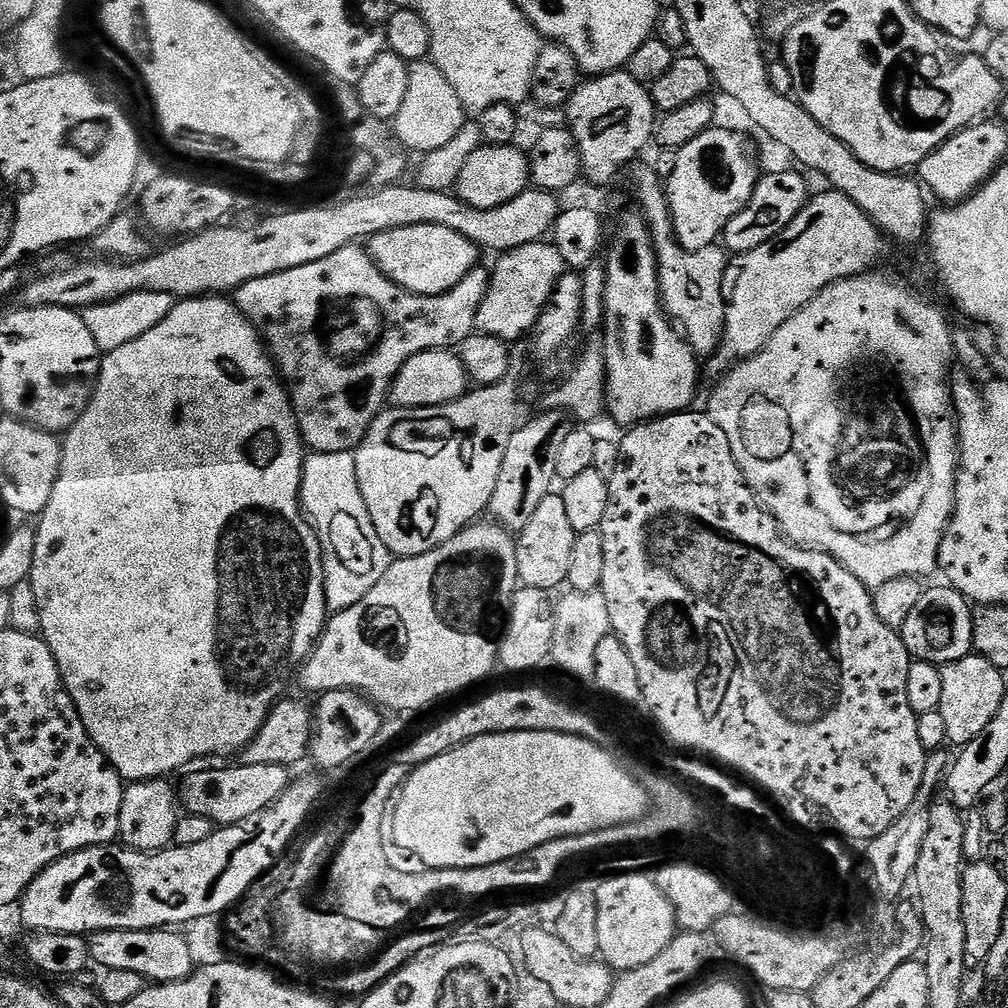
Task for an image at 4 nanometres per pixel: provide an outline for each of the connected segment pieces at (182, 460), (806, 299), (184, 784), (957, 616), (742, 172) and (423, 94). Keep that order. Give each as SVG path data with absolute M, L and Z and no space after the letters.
M205 294L205 295L203 295L203 296L194 296L194 297L191 297L191 298L184 298L184 299L181 299L181 300L180 300L180 301L179 301L179 302L176 302L176 303L173 303L173 305L172 305L172 309L171 309L171 310L170 310L170 314L166 314L166 318L162 318L162 322L158 322L158 326L154 326L154 327L153 327L153 328L151 328L151 329L150 329L150 330L146 330L146 334L142 334L142 338L134 338L134 342L126 342L126 346L118 346L118 350L114 350L114 351L113 351L113 352L110 352L110 353L107 353L107 355L105 355L105 356L104 356L104 357L103 357L103 360L102 360L102 363L101 363L101 365L100 365L100 375L99 375L99 376L97 376L97 378L96 378L96 382L95 382L95 385L94 385L94 391L93 391L93 394L92 394L92 398L91 398L91 400L89 400L89 402L88 402L88 409L86 409L86 410L85 410L85 412L84 412L84 413L83 413L83 414L82 414L82 415L81 415L81 416L80 416L80 417L79 417L79 418L78 418L78 422L77 422L77 423L76 423L76 425L74 425L74 427L72 427L72 428L69 428L69 429L68 429L68 431L67 431L67 433L66 433L66 435L65 435L65 436L64 436L64 437L63 437L63 440L62 440L62 451L61 451L61 453L60 453L60 473L59 473L59 474L58 474L58 482L54 482L54 494L50 494L50 502L49 502L49 503L48 503L48 505L46 505L46 506L45 506L45 507L44 507L44 511L43 511L43 513L42 513L42 515L41 515L41 516L40 516L40 517L39 517L39 520L38 520L38 523L37 523L37 524L36 524L36 525L35 525L35 530L36 530L36 545L35 545L35 546L34 546L34 566L33 566L33 567L32 567L32 574L31 574L31 577L30 577L30 579L31 579L31 582L32 582L32 585L33 585L33 586L34 586L34 598L38 598L38 610L39 610L39 611L40 611L40 630L39 630L39 635L40 635L40 636L41 636L41 637L42 637L42 638L43 638L43 640L45 640L45 641L46 641L46 643L48 643L48 645L49 645L49 646L50 646L50 650L51 650L51 651L52 651L52 653L53 653L53 654L54 654L54 662L58 662L58 670L59 670L59 671L60 671L60 677L61 677L61 678L62 678L62 682L63 682L63 683L64 683L64 688L65 688L65 689L66 689L66 690L67 690L67 692L68 692L68 693L69 693L69 694L70 694L70 698L71 698L71 699L72 699L72 701L73 701L73 702L74 702L74 706L75 706L75 707L76 707L76 709L77 709L77 710L78 710L78 714L79 714L79 715L80 715L80 717L81 717L81 718L82 718L82 722L83 722L83 723L84 723L84 725L85 725L85 726L86 726L86 730L87 730L87 731L88 731L88 733L89 733L89 734L90 734L90 738L91 738L91 739L92 739L92 740L93 740L93 741L94 741L94 743L96 743L96 744L97 744L97 745L98 745L98 747L99 747L99 748L100 748L100 749L101 749L101 750L102 750L102 754L103 754L103 755L104 755L104 757L106 757L106 759L108 759L108 761L109 761L109 762L111 762L111 764L112 764L112 765L113 765L113 766L114 766L114 770L118 770L118 774L119 774L119 775L120 775L120 777L122 777L122 778L123 778L123 779L124 779L124 780L125 780L125 781L128 781L128 782L131 782L131 781L133 781L133 780L154 780L154 779L157 779L157 778L168 778L168 777L171 777L171 775L170 775L170 774L171 774L171 772L176 772L176 771L178 771L178 770L179 770L179 768L184 768L184 767L185 767L185 768L184 768L184 769L187 769L187 768L188 768L188 767L189 767L189 766L192 766L192 765L188 765L188 766L187 766L187 764L192 764L192 763L194 763L194 762L195 762L195 760L200 760L200 759L202 759L202 758L203 758L203 756L224 756L224 755L226 755L226 754L227 754L227 752L232 752L232 754L236 754L236 753L239 753L239 751L240 751L240 749L241 749L241 748L244 748L244 747L246 747L246 746L247 746L247 744L249 744L249 742L250 742L250 741L251 741L251 740L252 740L252 739L254 739L254 738L255 738L255 736L256 736L256 735L257 735L257 734L258 734L258 730L259 730L259 729L260 729L260 727L261 727L261 726L262 726L262 722L263 722L263 721L264 721L264 719L265 719L265 718L266 718L266 717L268 717L268 712L269 712L269 710L270 710L270 709L272 709L272 706L273 706L273 704L275 704L275 703L276 703L276 701L277 701L277 700L279 700L279 699L281 699L281 697L283 697L283 696L284 696L284 695L285 695L285 692L284 692L284 687L286 687L286 686L287 686L287 684L288 684L288 679L290 679L290 678L291 678L291 676L292 676L292 679L293 679L293 676L294 676L294 673L295 673L295 672L296 672L296 671L297 671L297 669L299 669L299 667L300 667L300 665L301 665L301 664L303 664L303 663L304 663L304 661L305 661L305 660L307 660L307 659L308 659L308 655L310 655L310 653L311 653L311 652L312 652L312 649L313 649L313 648L315 648L315 647L316 647L316 642L317 642L317 640L319 640L319 639L320 639L320 636L321 636L321 635L322 635L322 634L323 634L323 632L324 632L324 626L325 626L325 624L327 624L327 623L328 623L328 621L329 621L329 619L330 619L330 609L329 609L329 606L328 606L328 603L327 603L327 602L326 602L326 590L325 590L325 589L324 589L324 559L323 559L323 558L322 558L322 550L321 550L321 549L320 549L320 543L319 543L319 542L318 542L318 538L317 538L317 537L316 537L316 531L314 531L314 530L313 530L313 529L312 529L312 523L311 523L311 522L310 522L310 521L309 521L309 520L308 520L308 518L307 518L307 516L305 516L305 514L304 514L304 512L303 512L303 510L301 510L301 509L300 509L300 483L301 483L301 482L302 482L302 474L303 474L303 473L304 473L304 461L305 461L305 459L306 459L306 445L305 445L305 443L304 443L304 441L303 441L303 440L301 440L301 439L300 439L300 427L299 427L299 426L298 426L298 422L297 422L297 421L296 421L296 412L295 412L295 411L294 411L294 409L292 409L292 402L291 402L291 400L289 400L289 399L288 399L288 389L287 389L287 387L286 387L286 385L285 385L285 383L284 383L284 381L283 381L283 379L282 379L282 377L281 377L281 375L280 375L280 373L279 373L279 371L278 371L278 369L277 369L277 367L276 367L276 365L275 365L275 363L274 363L274 361L273 361L273 359L272 359L272 357L271 357L271 355L270 355L270 353L269 353L269 351L268 351L268 349L267 349L267 347L266 347L266 345L265 345L265 343L264 343L264 341L263 341L263 340L261 340L261 338L260 338L260 334L259 334L259 332L257 332L257 331L256 331L256 329L255 329L255 328L253 328L253 327L252 327L252 325L251 325L251 324L249 324L249 323L248 323L248 320L247 320L247 319L246 319L246 317L245 317L245 316L244 316L244 315L243 315L243 314L242 314L242 313L240 313L240 310L239 310L239 308L237 308L237 307L236 307L236 305L235 305L235 303L233 303L233 301L232 301L232 300L231 300L231 299L228 299L228 298L225 298L225 297L224 297L224 296L223 296L223 295L220 295L220 294Z
M827 191L817 196L815 193L794 222L790 222L790 226L786 226L786 230L779 232L770 242L731 257L724 270L722 300L724 304L728 303L728 309L724 312L724 337L712 360L714 371L723 373L729 366L755 356L791 316L798 314L798 310L806 307L822 290L837 284L839 280L851 280L853 276L860 276L877 267L876 259L886 243L880 229L850 198L846 198L846 194Z
M240 762L236 766L189 771L189 776L178 784L179 807L187 814L202 814L202 818L210 818L216 826L241 824L266 810L266 806L273 804L290 783L289 769L282 765L246 765Z
M946 584L925 589L918 605L900 629L903 644L915 660L937 666L949 664L972 652L973 618L971 603L960 592Z
M713 126L698 134L694 142L686 142L676 152L674 174L666 177L677 242L691 252L715 245L730 218L750 202L757 179L756 160L748 153L748 140L742 133Z
M431 59L413 60L408 69L410 87L406 89L402 110L398 110L394 121L394 136L397 141L401 140L399 143L409 153L412 151L425 154L453 141L454 136L462 130L466 113L462 102L458 102L458 94L454 94L454 86L446 82L446 74L442 74L442 70L438 70L438 66Z

